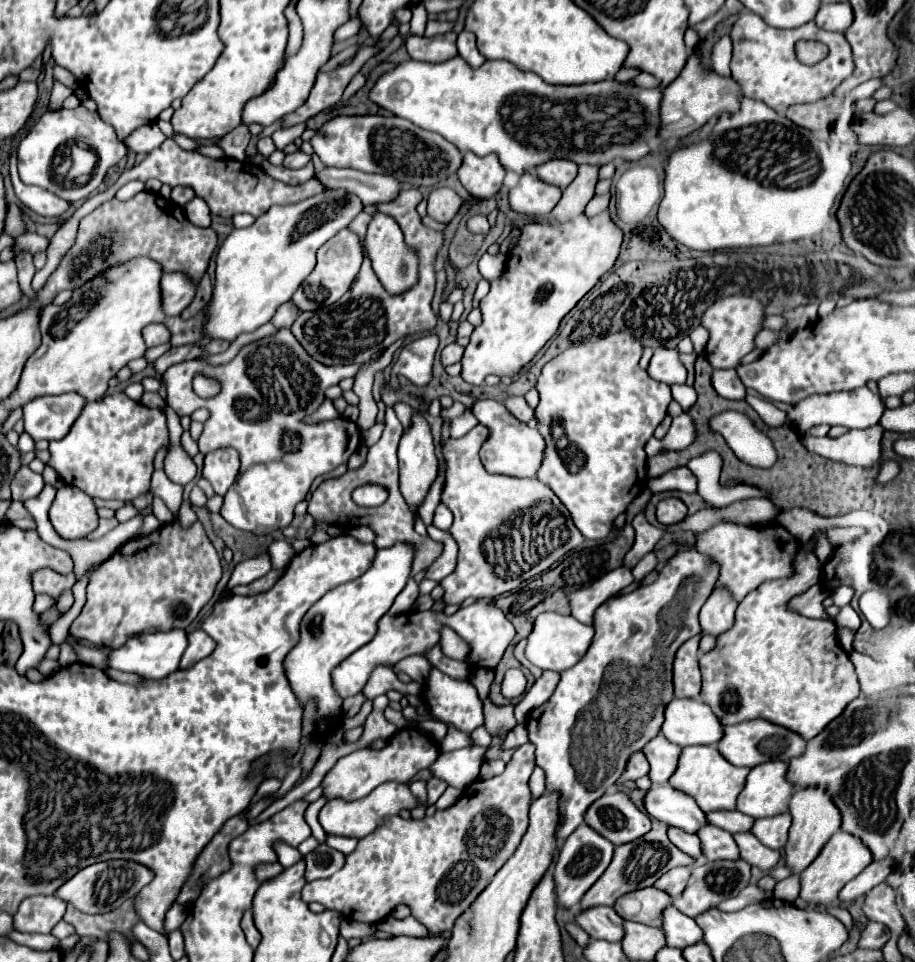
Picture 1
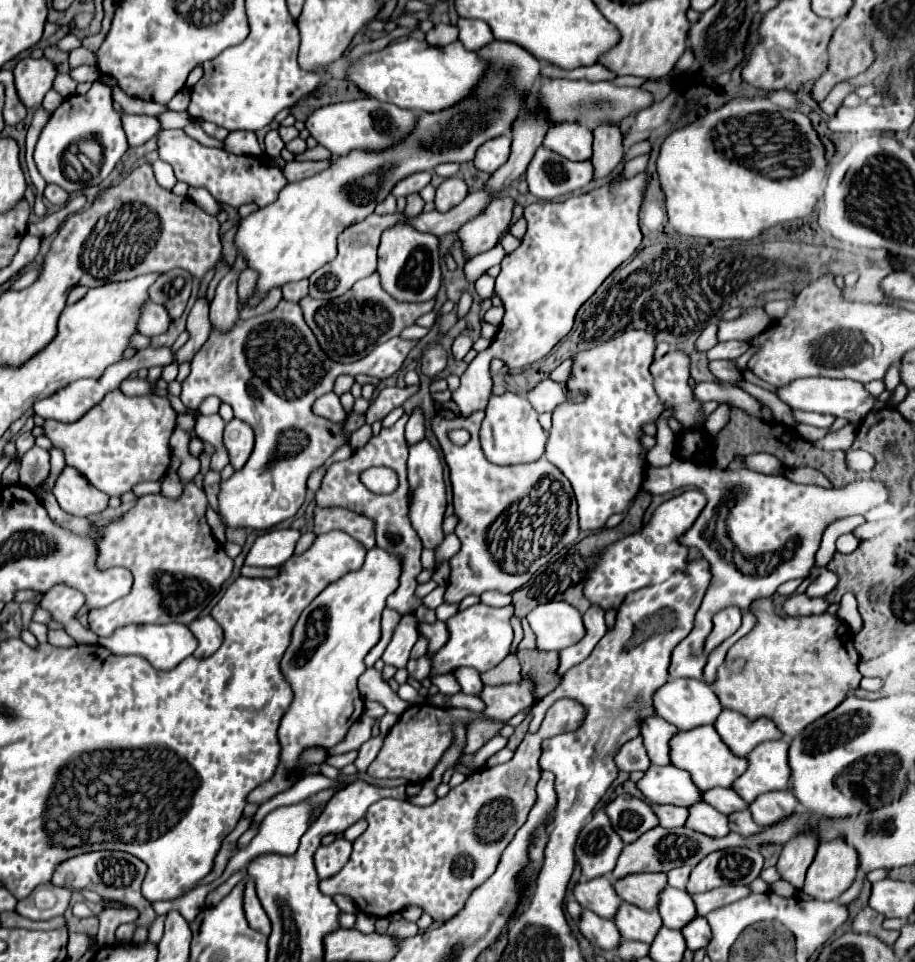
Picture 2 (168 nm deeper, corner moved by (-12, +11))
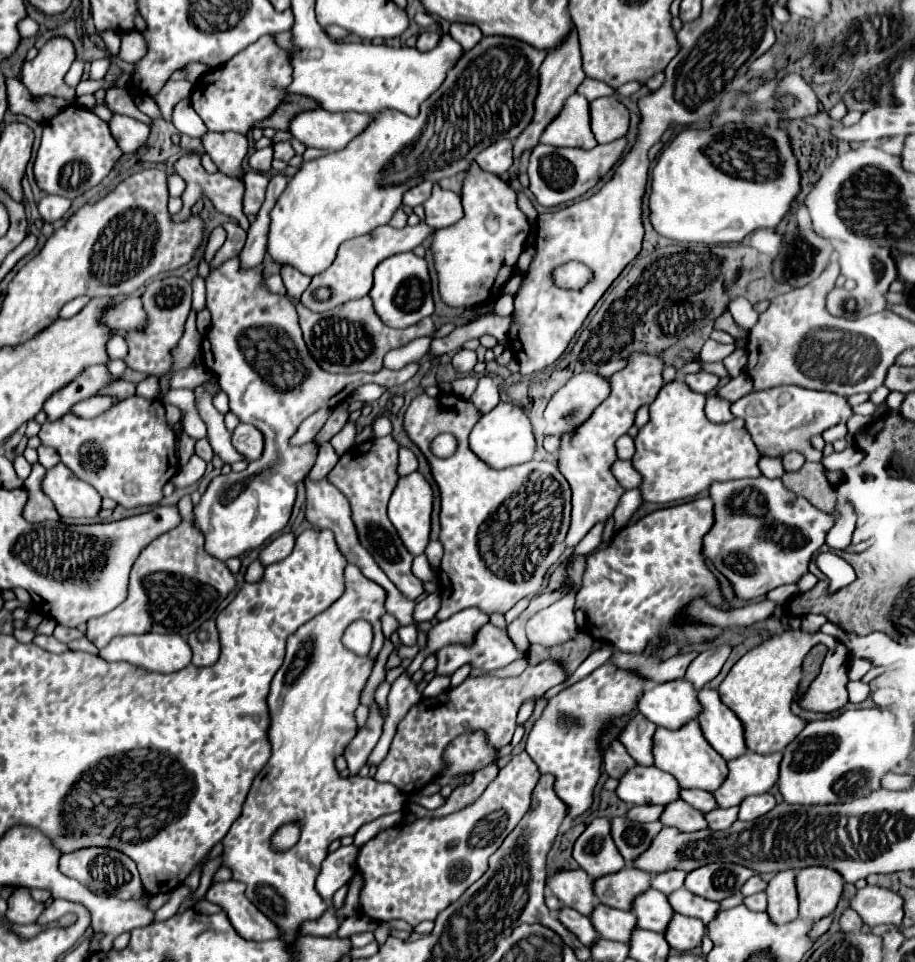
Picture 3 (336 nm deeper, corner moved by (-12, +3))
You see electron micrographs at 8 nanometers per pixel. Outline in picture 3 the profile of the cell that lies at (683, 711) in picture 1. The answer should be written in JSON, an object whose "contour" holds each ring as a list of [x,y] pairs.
{"contour":[[[678,679],[644,691],[638,703],[638,711],[658,727],[676,731],[688,721],[698,721],[702,705],[698,703],[692,683]]]}

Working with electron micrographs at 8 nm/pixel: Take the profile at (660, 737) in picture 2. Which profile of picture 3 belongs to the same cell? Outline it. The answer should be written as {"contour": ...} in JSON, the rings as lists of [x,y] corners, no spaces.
{"contour":[[[634,713],[630,721],[624,725],[624,729],[618,735],[618,741],[622,741],[632,755],[632,759],[638,765],[650,767],[652,761],[652,737],[656,733],[656,725],[648,721],[642,713]]]}

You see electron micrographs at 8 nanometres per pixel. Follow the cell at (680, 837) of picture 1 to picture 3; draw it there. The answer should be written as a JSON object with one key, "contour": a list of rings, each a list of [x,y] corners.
{"contour":[[[638,805],[632,807],[626,817],[638,823],[652,823],[652,821],[660,821],[660,813],[664,813],[664,807],[660,805]]]}

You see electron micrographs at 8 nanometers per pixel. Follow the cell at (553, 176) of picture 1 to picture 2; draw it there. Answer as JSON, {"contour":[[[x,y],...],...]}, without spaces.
{"contour":[[[558,121],[550,125],[544,147],[572,161],[584,161],[592,157],[592,131],[580,125],[580,121]]]}

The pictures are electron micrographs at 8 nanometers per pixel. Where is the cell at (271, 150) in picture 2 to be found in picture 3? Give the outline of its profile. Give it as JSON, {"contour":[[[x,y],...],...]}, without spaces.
{"contour":[[[266,147],[266,149],[260,149],[256,151],[252,157],[250,157],[250,167],[256,169],[256,171],[270,171],[270,165],[272,165],[272,147]]]}

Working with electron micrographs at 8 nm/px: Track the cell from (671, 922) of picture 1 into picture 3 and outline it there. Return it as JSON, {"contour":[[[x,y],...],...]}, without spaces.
{"contour":[[[648,889],[646,893],[638,895],[632,911],[638,917],[640,929],[650,929],[656,933],[664,933],[664,929],[668,929],[668,921],[674,917],[668,897],[656,889]]]}

